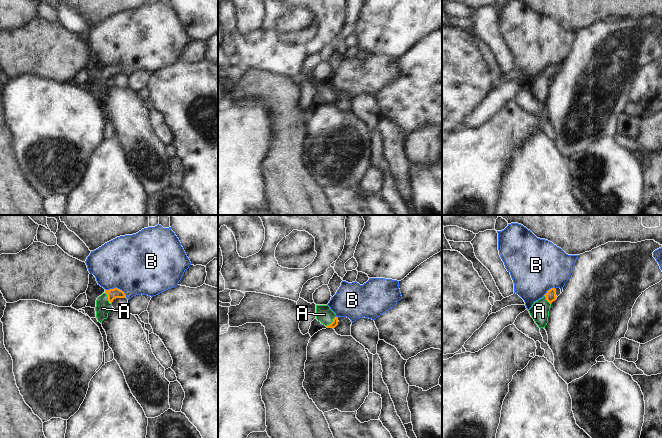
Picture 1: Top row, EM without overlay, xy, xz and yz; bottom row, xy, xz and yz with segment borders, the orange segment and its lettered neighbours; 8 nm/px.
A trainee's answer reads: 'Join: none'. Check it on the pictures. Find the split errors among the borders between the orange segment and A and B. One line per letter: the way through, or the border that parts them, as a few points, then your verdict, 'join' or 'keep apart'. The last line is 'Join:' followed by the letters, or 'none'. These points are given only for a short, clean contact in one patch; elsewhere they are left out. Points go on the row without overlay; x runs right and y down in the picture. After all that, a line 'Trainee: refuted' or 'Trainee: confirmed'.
A: across xy (112, 70), (108, 74), (102, 84) | join
B: along xy (105, 65), (119, 64), (126, 73) | keep apart
Join: A
Trainee: refuted

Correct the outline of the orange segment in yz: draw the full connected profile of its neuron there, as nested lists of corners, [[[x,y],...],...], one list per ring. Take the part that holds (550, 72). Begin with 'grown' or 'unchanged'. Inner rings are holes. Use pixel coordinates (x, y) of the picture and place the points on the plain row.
grown; [[[551,64],[543,74],[534,78],[532,83],[528,86],[540,105],[545,104],[547,101],[551,79],[556,76],[556,73],[555,64]]]

